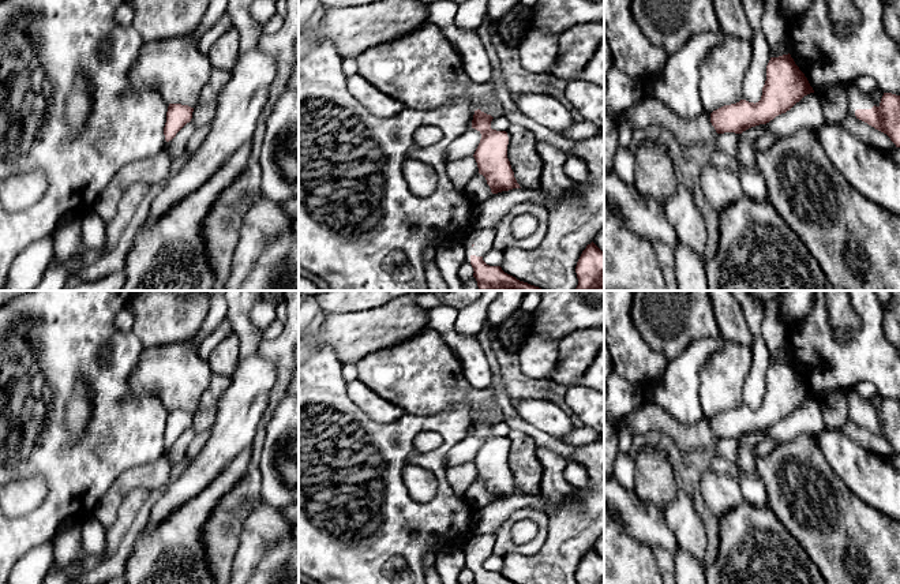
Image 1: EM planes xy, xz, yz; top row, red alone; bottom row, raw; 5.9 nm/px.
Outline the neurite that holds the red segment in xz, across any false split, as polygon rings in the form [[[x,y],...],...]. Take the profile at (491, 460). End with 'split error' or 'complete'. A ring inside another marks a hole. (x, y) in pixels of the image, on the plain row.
[[[480,415],[475,416],[472,434],[481,439],[480,449],[473,460],[479,479],[485,483],[492,499],[521,494],[507,464],[507,438],[492,435],[492,424],[491,420]]]; complete

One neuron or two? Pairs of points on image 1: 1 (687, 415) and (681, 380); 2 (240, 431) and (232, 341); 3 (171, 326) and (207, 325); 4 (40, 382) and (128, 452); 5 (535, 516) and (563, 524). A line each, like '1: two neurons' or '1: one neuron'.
1: one neuron
2: two neurons
3: two neurons
4: one neuron
5: two neurons

